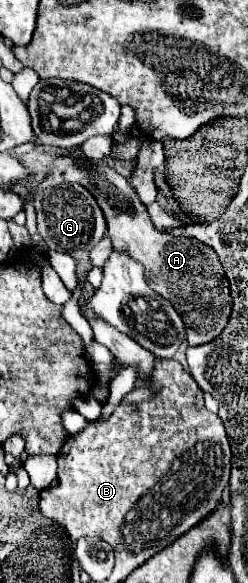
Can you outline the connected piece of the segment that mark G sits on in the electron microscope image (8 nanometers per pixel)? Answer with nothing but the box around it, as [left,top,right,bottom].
[33,183,107,283]

